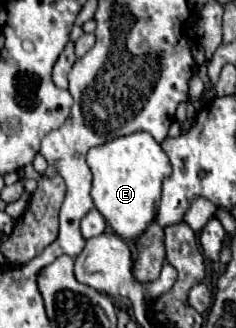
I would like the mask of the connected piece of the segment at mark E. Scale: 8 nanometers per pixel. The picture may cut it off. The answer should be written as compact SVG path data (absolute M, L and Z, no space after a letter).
M135 132L87 152L87 164L93 172L91 198L107 224L123 240L137 238L155 220L157 200L161 198L161 182L171 174L171 162L161 146L147 132Z

